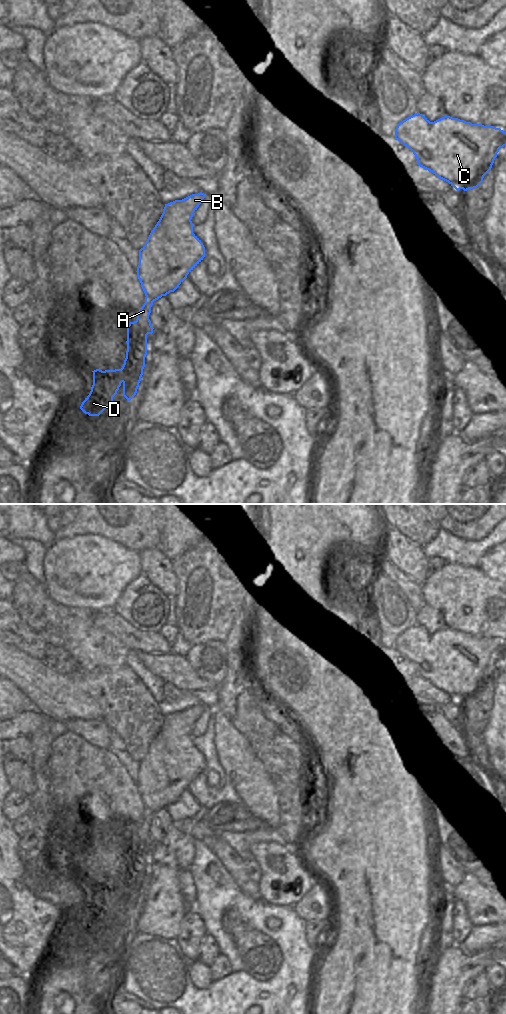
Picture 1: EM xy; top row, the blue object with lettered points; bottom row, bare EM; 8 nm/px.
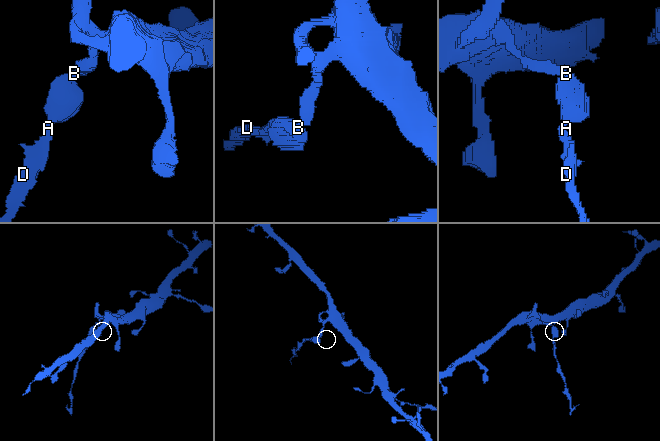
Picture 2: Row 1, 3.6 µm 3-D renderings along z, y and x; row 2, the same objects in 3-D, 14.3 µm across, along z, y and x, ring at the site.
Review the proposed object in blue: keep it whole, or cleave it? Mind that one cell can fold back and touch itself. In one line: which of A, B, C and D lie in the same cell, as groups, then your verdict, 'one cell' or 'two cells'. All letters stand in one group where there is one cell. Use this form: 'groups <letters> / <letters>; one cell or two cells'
groups A D / B C; two cells

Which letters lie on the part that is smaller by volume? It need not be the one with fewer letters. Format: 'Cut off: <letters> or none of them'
Cut off: A, D

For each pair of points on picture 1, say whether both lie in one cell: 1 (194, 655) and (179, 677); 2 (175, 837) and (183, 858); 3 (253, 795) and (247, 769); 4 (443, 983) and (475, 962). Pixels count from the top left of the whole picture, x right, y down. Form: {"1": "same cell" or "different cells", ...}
{"1": "different cells", "2": "same cell", "3": "same cell", "4": "same cell"}

